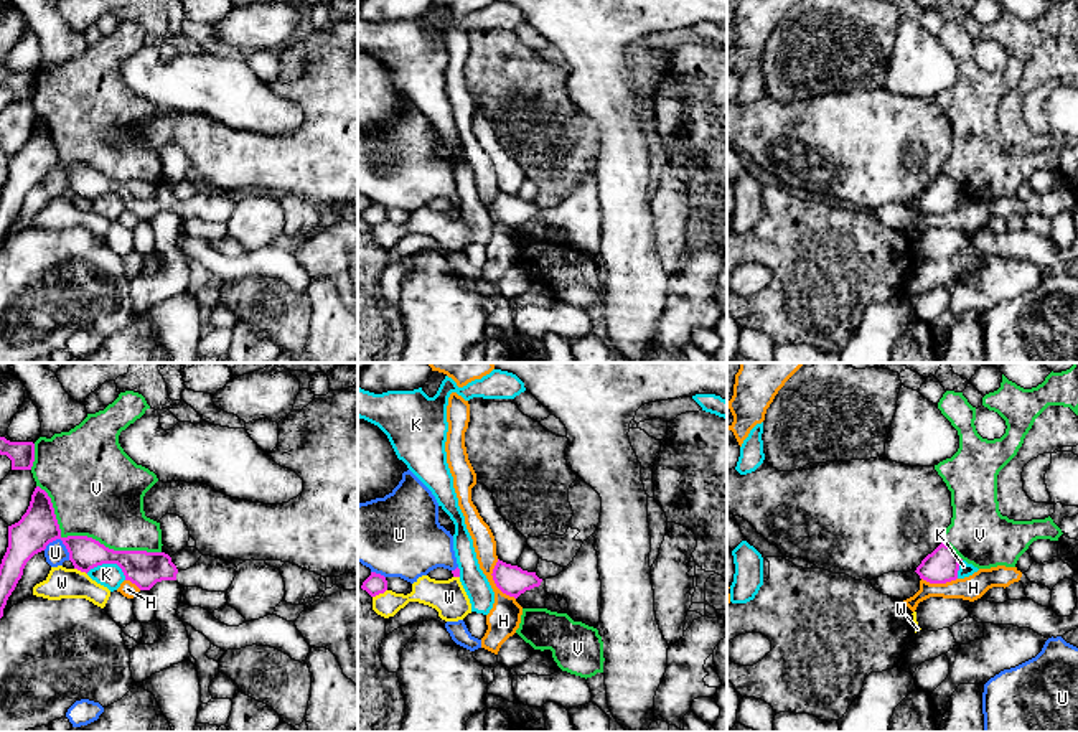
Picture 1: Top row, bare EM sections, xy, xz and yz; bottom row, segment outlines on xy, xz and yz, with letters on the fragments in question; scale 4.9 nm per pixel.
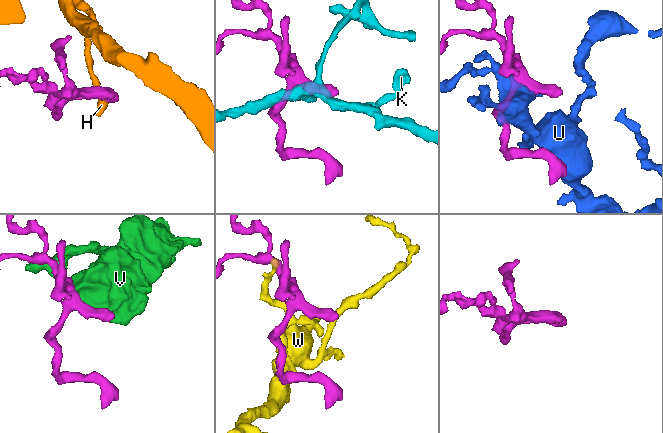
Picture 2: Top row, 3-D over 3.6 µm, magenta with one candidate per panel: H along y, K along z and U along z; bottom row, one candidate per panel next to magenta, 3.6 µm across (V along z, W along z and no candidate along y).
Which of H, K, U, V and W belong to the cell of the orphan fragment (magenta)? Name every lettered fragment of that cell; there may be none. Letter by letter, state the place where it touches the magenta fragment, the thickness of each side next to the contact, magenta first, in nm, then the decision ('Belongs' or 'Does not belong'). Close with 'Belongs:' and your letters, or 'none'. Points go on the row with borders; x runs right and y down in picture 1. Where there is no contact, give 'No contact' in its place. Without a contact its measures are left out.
H: Touches magenta at xz (495, 582). Thickness 150 nm (magenta) against 160 nm. Does not belong
K: Touches magenta at xy (109, 563). Thickness 170 nm (magenta) against 120 nm. Does not belong
U: Touches magenta at xy (61, 539). Thickness 190 nm (magenta) against 110 nm. Does not belong
V: Touches magenta at xy (86, 536). Thickness 190 nm (magenta) against 460 nm. Does not belong
W: Touches magenta at xy (81, 571). Thickness 160 nm (magenta) against 150 nm. Does not belong
Belongs: none

